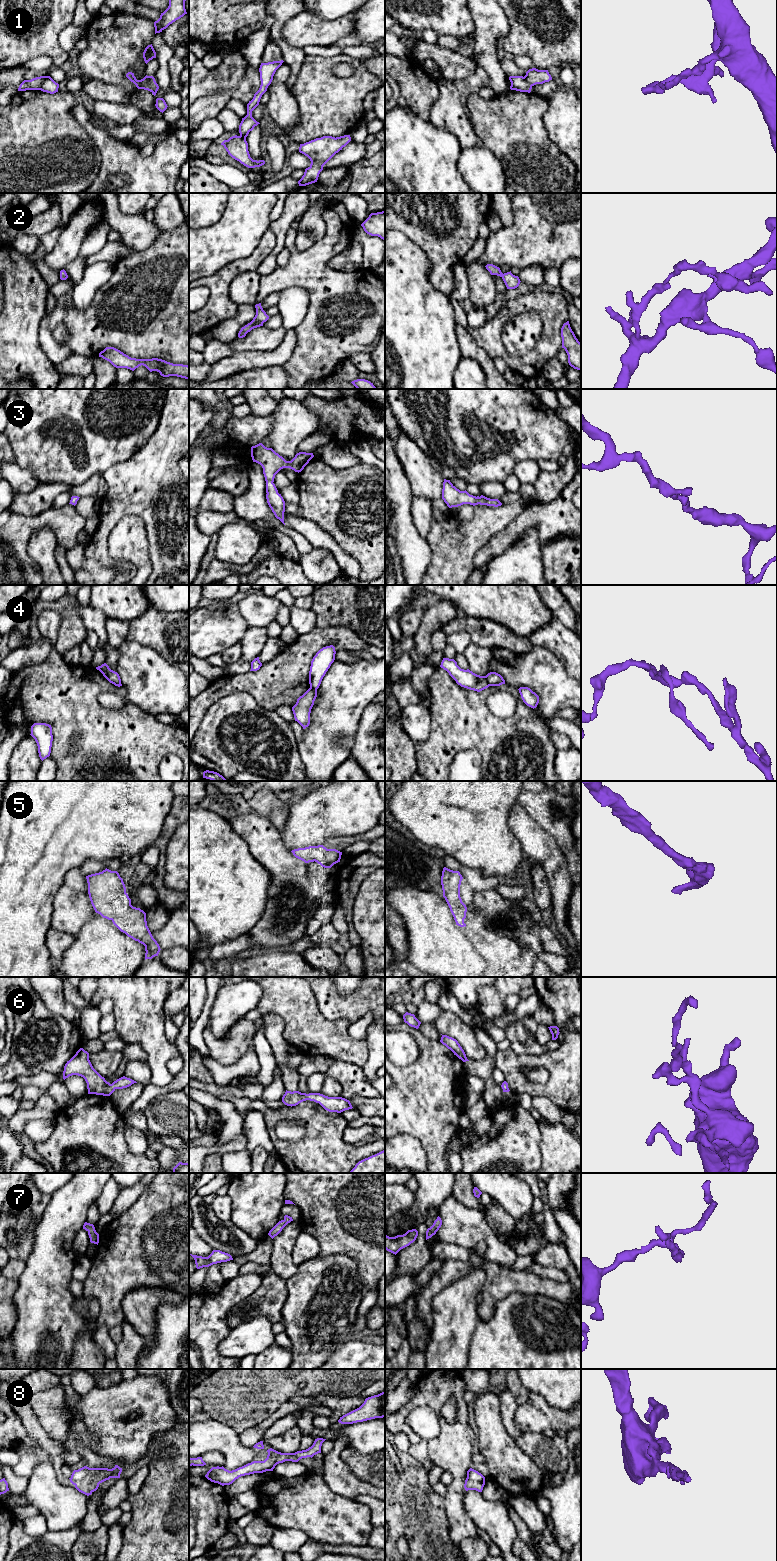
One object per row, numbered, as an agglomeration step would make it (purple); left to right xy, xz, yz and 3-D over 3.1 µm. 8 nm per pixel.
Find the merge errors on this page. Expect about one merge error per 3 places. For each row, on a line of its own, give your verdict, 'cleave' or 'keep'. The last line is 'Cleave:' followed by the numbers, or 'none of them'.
1: cleave
2: keep
3: keep
4: cleave
5: keep
6: keep
7: keep
8: keep
Cleave: 1, 4

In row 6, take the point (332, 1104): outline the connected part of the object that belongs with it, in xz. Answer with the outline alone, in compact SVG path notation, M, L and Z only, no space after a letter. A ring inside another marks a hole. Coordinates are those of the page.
M287 1091L282 1097L282 1102L287 1106L296 1106L299 1103L310 1100L319 1103L325 1110L329 1112L341 1113L345 1110L352 1109L349 1100L342 1097L328 1097L320 1093L301 1093L299 1091Z

